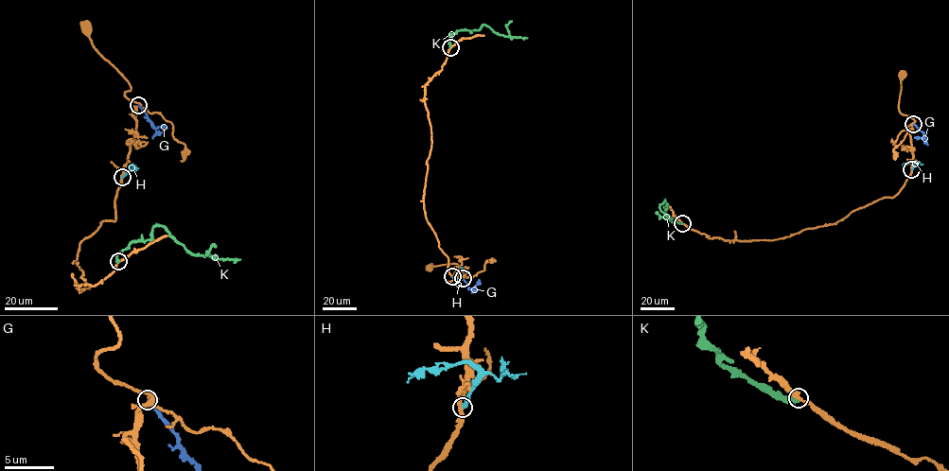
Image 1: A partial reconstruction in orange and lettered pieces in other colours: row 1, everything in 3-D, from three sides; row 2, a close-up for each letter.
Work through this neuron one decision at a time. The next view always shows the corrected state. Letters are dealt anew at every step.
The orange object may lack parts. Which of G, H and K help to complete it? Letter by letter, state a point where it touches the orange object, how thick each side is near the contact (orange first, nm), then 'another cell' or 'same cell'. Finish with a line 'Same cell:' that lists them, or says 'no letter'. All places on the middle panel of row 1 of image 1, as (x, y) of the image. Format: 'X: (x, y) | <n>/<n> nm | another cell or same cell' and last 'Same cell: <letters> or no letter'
G: (463, 278) | 300/260 nm | same cell
H: (452, 276) | 360/360 nm | another cell
K: (450, 47) | 280/420 nm | another cell
Same cell: G

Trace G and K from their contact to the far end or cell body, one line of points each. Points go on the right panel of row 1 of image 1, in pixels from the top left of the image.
G: (914, 124), (924, 136), (914, 137)
K: (681, 223), (668, 217), (665, 200), (659, 209), (671, 220), (656, 213)

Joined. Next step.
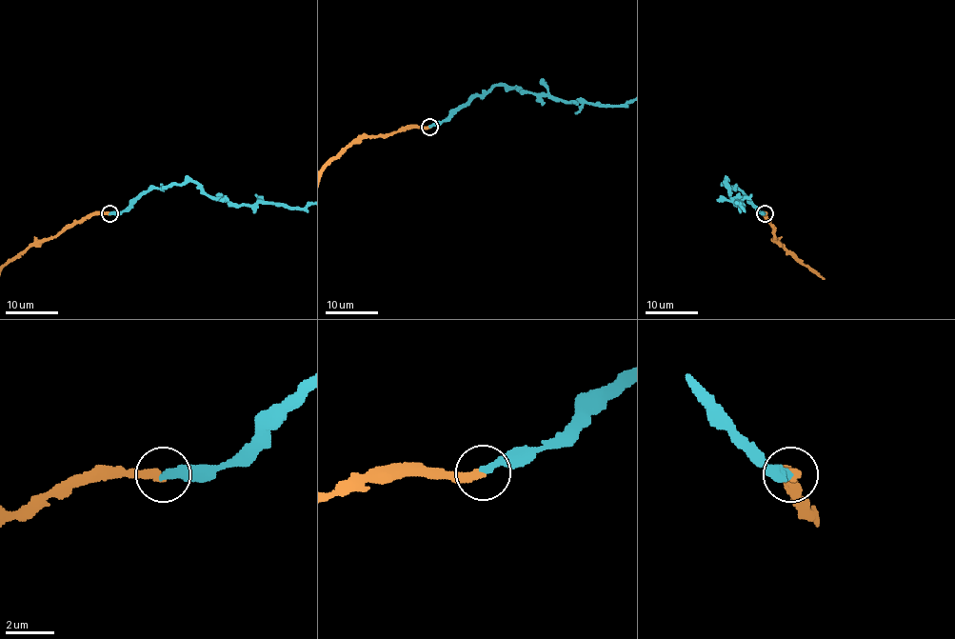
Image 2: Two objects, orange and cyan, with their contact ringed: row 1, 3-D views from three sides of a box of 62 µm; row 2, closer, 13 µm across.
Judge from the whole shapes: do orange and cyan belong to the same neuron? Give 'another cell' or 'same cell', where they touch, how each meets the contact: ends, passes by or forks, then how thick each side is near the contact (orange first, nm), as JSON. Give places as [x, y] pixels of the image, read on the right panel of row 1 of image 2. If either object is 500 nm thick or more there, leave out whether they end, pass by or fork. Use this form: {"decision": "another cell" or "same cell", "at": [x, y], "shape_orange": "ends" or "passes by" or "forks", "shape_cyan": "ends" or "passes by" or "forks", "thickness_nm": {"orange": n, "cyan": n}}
{"decision": "same cell", "at": [765, 213], "shape_orange": "ends", "shape_cyan": "ends", "thickness_nm": {"orange": 340, "cyan": 340}}

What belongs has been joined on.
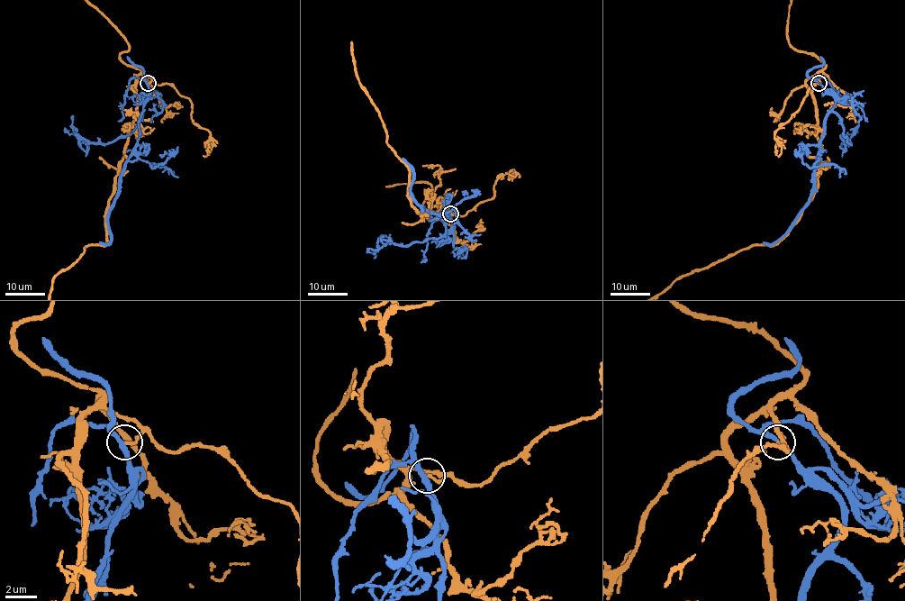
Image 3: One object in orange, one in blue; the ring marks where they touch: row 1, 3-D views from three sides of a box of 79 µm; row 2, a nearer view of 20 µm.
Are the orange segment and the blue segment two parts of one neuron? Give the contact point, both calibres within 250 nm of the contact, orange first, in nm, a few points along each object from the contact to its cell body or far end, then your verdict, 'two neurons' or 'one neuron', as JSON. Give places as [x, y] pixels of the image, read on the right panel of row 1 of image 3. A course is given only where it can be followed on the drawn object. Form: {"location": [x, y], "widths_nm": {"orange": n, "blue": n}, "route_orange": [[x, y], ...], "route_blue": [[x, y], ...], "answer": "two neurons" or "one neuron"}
{"location": [819, 83], "widths_nm": {"orange": 180, "blue": 280}, "route_orange": [[819, 82], [817, 74], [825, 66], [816, 57], [798, 51], [790, 44], [787, 36]], "route_blue": [[819, 82], [835, 99], [835, 103], [825, 122], [812, 195], [793, 225], [774, 241], [763, 241]], "answer": "two neurons"}

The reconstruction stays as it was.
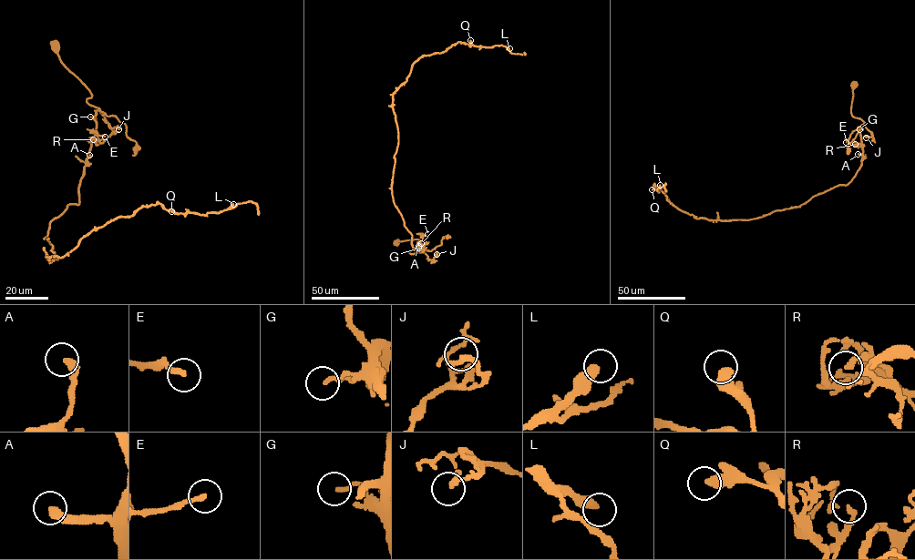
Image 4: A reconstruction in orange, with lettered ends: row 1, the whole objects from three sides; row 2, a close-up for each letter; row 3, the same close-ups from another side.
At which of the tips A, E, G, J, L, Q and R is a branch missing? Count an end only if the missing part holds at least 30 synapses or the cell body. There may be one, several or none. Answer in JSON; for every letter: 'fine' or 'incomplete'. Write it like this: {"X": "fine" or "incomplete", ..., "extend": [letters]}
{"A": "fine", "E": "fine", "G": "fine", "J": "fine", "L": "fine", "Q": "fine", "R": "fine", "extend": []}

